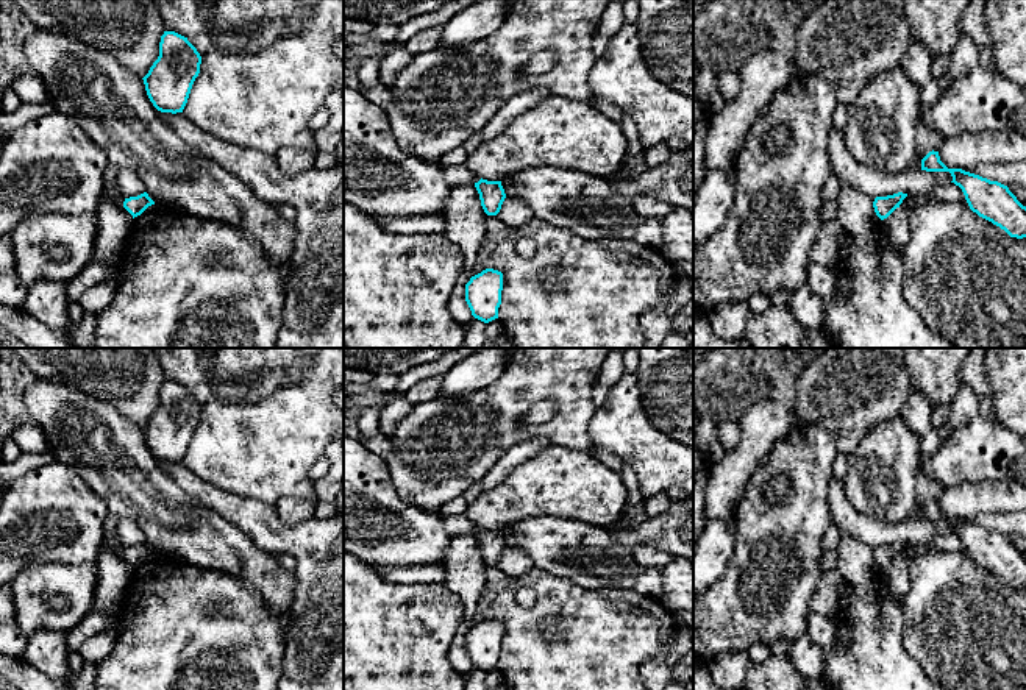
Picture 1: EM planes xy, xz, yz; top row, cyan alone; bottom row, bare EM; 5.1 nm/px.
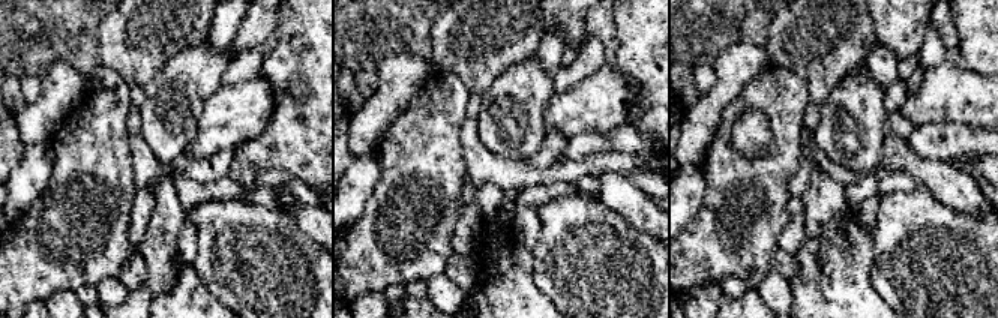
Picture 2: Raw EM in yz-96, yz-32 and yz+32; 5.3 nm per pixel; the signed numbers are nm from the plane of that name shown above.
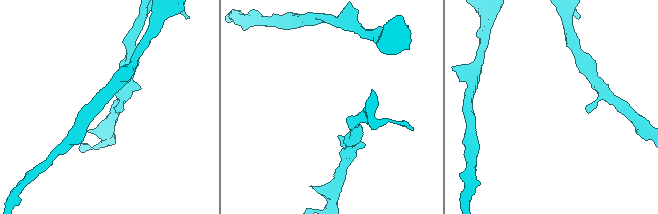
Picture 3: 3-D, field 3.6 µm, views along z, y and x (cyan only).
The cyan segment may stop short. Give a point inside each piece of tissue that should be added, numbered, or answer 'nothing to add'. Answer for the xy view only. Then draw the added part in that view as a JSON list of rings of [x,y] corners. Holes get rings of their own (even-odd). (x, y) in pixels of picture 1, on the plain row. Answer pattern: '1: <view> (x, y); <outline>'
nothing to add

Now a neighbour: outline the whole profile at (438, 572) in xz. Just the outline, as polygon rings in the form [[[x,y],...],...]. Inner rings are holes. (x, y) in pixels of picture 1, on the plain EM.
[[[442,564],[419,567],[373,565],[373,568],[389,582],[444,584],[447,579],[447,568]]]

